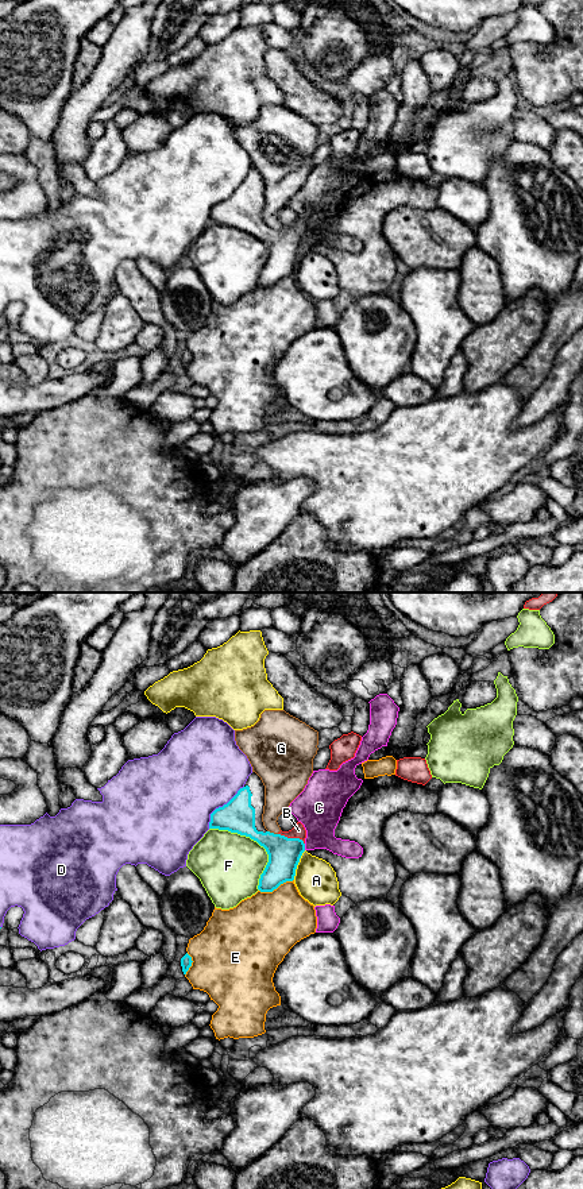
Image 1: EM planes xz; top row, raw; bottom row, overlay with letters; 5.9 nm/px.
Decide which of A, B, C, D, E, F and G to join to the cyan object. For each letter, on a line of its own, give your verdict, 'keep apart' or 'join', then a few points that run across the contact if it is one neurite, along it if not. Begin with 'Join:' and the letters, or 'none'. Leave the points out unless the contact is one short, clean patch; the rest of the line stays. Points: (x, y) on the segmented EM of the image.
Join: B
A: keep apart
B: join | xz (284, 853), (292, 838), (298, 830)
C: keep apart | xz (304, 844), (305, 849)
D: keep apart
E: keep apart
F: keep apart
G: keep apart

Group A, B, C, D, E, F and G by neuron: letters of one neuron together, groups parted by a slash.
A / B / C / D / E / F / G

